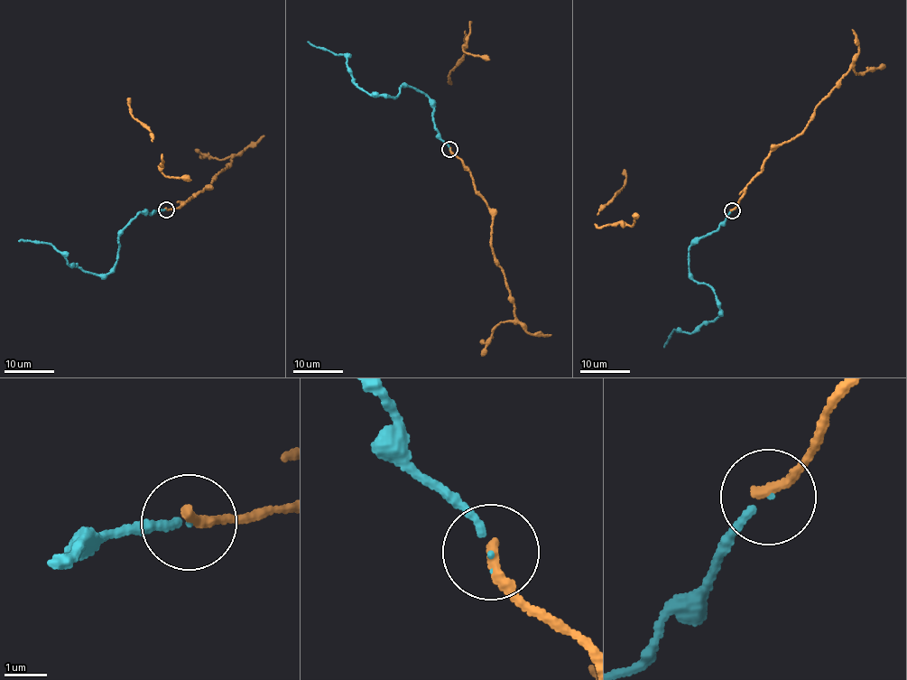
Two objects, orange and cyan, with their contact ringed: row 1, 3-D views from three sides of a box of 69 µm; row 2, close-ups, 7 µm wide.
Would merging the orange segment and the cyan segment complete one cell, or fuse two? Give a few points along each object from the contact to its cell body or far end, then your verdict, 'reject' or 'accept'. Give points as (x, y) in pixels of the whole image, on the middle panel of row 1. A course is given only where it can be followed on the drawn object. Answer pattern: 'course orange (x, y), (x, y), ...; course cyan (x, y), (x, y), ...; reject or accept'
course orange (450, 148), (471, 174), (492, 214), (495, 263), (513, 309), (514, 320), (496, 325), (482, 356); course cyan (450, 148), (424, 93), (402, 86), (395, 97), (371, 96), (357, 87), (347, 56), (308, 41); accept

